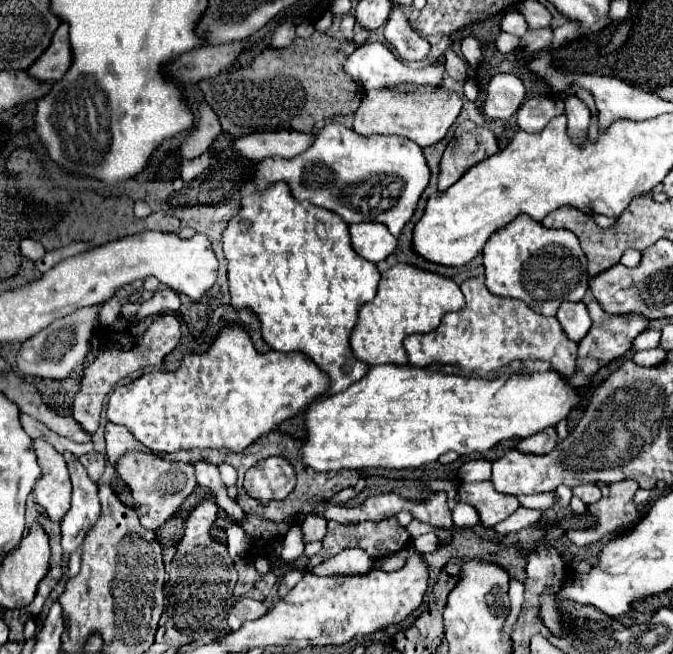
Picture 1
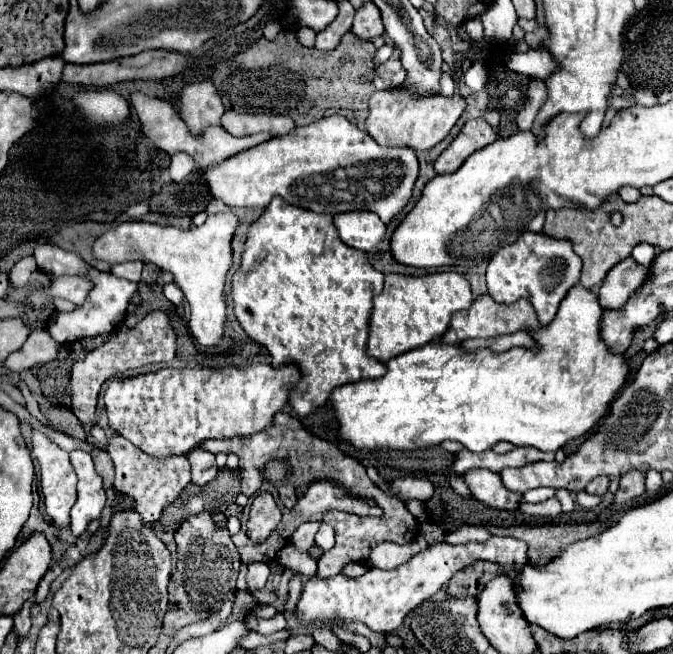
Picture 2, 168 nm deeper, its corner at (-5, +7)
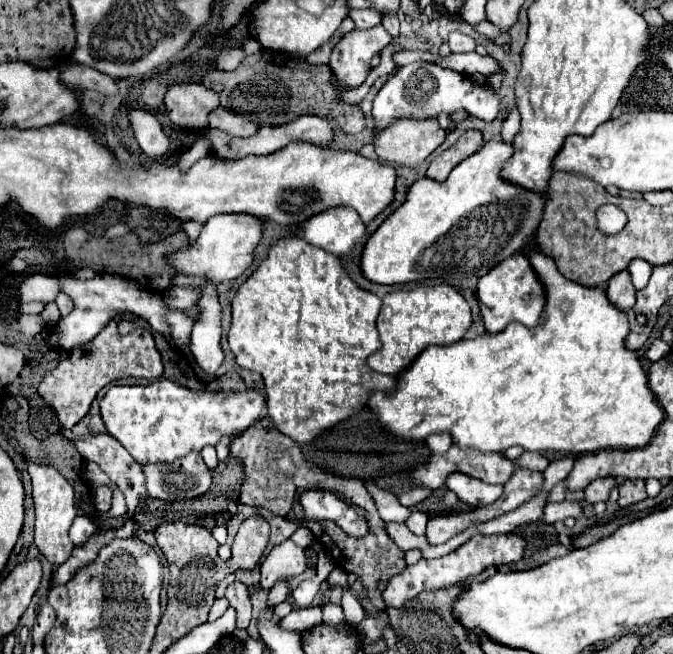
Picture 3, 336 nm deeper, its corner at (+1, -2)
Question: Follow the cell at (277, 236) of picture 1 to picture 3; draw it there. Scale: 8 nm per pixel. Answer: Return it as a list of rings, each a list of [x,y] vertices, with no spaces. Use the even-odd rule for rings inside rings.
[[[293,231],[289,237],[283,237],[283,239],[277,239],[275,243],[269,245],[269,255],[267,259],[261,261],[261,265],[255,269],[255,273],[239,287],[237,295],[233,297],[233,321],[231,321],[231,329],[229,329],[229,347],[231,351],[235,353],[235,359],[241,367],[245,369],[253,369],[257,371],[263,381],[265,381],[265,393],[267,393],[267,409],[269,409],[269,417],[273,419],[275,427],[289,435],[293,441],[297,443],[311,443],[321,431],[333,427],[335,423],[351,417],[353,413],[357,413],[359,409],[365,407],[365,401],[369,397],[369,393],[373,391],[393,391],[395,389],[395,377],[391,375],[383,375],[383,373],[377,373],[373,369],[367,367],[367,357],[371,353],[375,353],[379,349],[379,337],[377,337],[377,329],[375,329],[375,319],[377,319],[377,313],[381,309],[381,299],[377,295],[373,295],[371,291],[363,291],[349,275],[347,271],[343,269],[341,261],[335,257],[335,255],[329,255],[327,251],[319,249],[319,247],[313,247],[311,243],[307,243],[297,231]]]

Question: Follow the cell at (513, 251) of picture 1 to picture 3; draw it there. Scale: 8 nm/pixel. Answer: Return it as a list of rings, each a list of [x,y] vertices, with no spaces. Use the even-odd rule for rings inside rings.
[[[517,253],[517,255],[511,255],[509,259],[503,259],[499,265],[493,267],[493,271],[489,271],[479,279],[477,299],[483,313],[485,329],[489,333],[499,333],[511,321],[521,321],[527,327],[535,327],[541,319],[547,291],[541,279],[537,277],[535,269],[531,267],[529,257],[525,253]]]

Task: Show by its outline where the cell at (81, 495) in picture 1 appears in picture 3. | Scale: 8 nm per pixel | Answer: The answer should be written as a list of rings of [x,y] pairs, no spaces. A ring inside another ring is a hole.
[[[75,517],[71,529],[69,529],[69,537],[75,545],[83,545],[87,541],[87,537],[95,533],[95,525],[89,517]]]

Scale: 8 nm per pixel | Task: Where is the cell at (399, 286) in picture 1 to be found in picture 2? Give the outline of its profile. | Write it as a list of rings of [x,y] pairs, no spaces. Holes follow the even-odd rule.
[[[439,272],[425,276],[387,274],[383,292],[373,300],[375,306],[367,340],[367,354],[381,362],[387,362],[403,352],[409,352],[413,348],[437,340],[447,332],[451,316],[459,310],[467,310],[471,302],[473,294],[463,274],[457,272]]]

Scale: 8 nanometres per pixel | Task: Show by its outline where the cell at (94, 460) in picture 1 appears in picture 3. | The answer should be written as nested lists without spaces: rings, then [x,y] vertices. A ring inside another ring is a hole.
[[[107,485],[93,489],[93,505],[97,511],[107,511],[111,507],[111,489]]]

